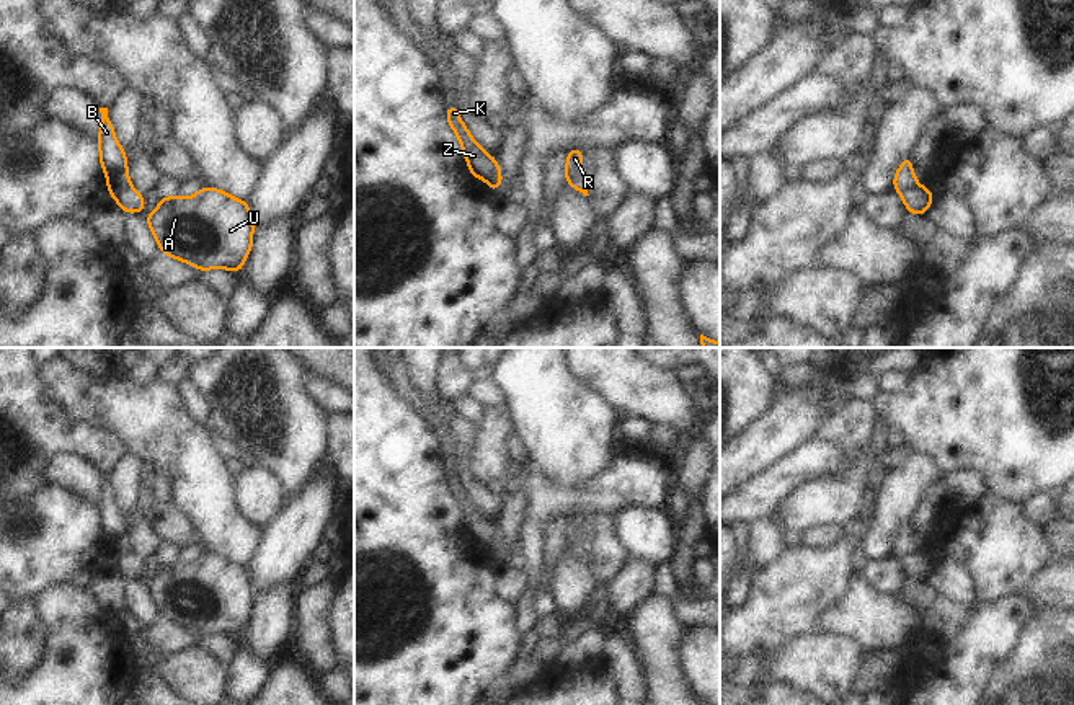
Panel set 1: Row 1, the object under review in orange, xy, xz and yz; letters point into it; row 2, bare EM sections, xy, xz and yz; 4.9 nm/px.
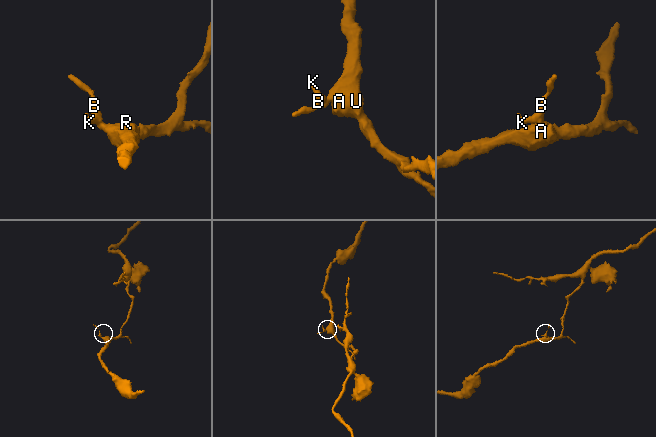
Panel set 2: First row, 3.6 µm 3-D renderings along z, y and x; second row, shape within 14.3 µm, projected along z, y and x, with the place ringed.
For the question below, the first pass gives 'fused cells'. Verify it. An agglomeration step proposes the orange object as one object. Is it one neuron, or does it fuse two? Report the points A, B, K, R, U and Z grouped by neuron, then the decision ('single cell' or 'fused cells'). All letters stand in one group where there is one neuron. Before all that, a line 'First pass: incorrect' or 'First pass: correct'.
First pass: correct
A R U / B K Z; fused cells

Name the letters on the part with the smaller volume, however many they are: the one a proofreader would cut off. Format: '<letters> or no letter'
B, K, Z

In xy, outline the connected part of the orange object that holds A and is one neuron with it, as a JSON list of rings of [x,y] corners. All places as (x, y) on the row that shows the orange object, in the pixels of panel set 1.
[[[207,184],[186,199],[160,199],[145,222],[163,255],[201,271],[225,268],[238,274],[253,246],[250,206]]]

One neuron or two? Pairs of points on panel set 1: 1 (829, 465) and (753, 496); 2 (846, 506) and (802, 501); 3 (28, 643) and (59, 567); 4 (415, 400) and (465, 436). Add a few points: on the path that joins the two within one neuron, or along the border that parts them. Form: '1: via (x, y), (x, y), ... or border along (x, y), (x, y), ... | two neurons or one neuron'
1: via (810, 465), (794, 469), (772, 485) | one neuron
2: via (834, 501), (813, 501) | one neuron
3: via (23, 622), (23, 596), (38, 581) | one neuron
4: via (428, 408), (438, 408), (452, 423) | one neuron

